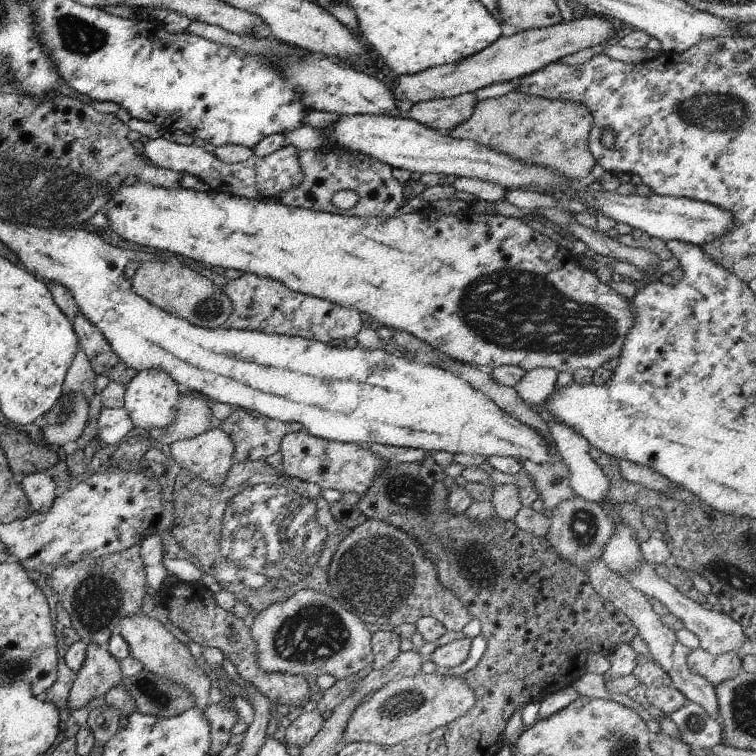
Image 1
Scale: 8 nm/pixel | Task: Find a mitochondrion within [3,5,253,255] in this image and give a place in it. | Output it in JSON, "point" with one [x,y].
{"point":[77,34]}

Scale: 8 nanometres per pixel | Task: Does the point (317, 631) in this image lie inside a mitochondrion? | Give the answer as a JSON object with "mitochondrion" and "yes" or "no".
{"mitochondrion":"yes"}

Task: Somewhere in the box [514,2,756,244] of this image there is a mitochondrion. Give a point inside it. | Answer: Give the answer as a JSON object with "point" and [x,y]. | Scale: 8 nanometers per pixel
{"point":[704,110]}

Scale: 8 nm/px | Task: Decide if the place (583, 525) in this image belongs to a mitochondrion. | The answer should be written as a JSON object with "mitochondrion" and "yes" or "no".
{"mitochondrion":"yes"}

